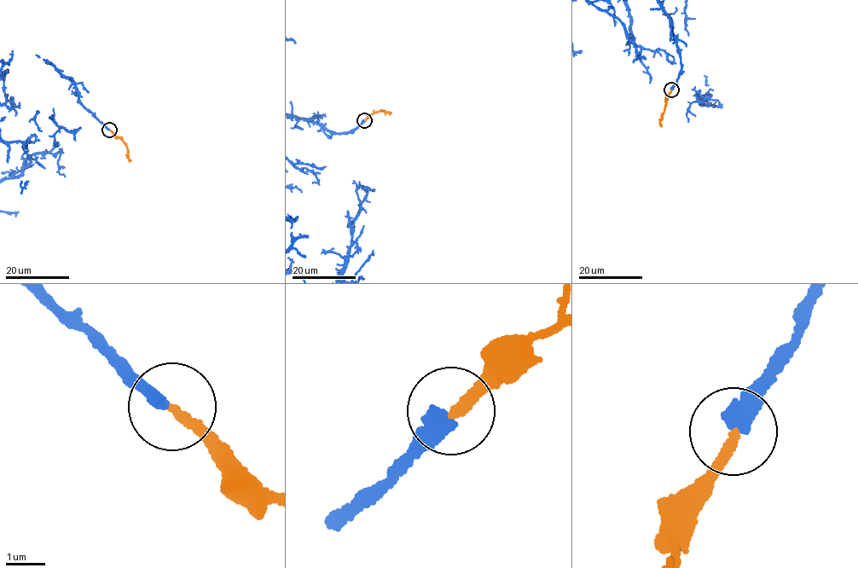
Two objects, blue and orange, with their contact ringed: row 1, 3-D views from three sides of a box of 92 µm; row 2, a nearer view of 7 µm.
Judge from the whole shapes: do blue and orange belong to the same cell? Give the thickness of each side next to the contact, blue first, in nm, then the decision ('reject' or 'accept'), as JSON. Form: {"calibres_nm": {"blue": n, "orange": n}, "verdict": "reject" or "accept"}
{"calibres_nm": {"blue": 380, "orange": 220}, "verdict": "accept"}

